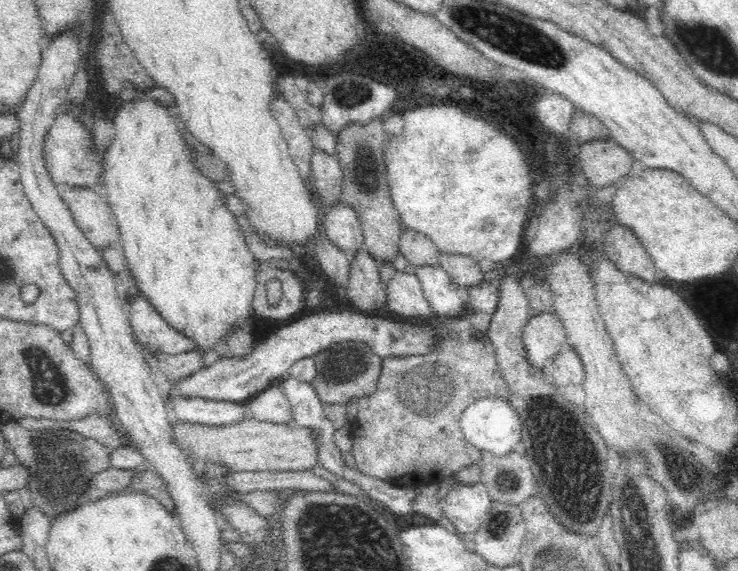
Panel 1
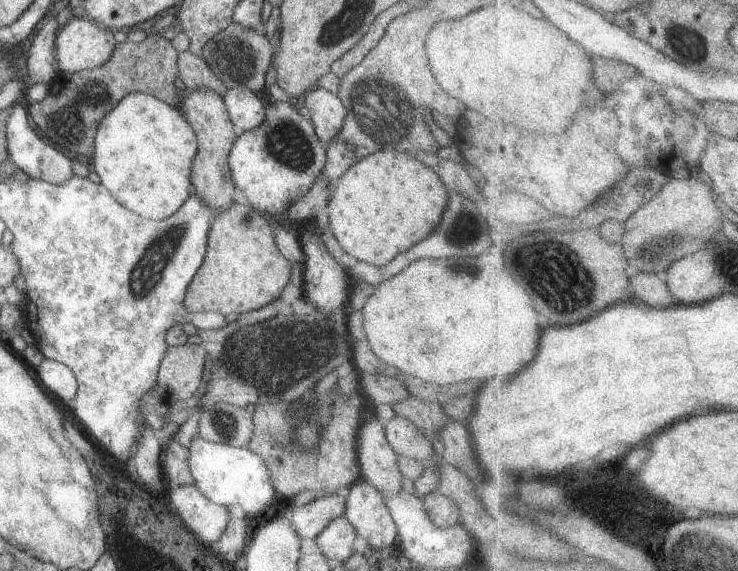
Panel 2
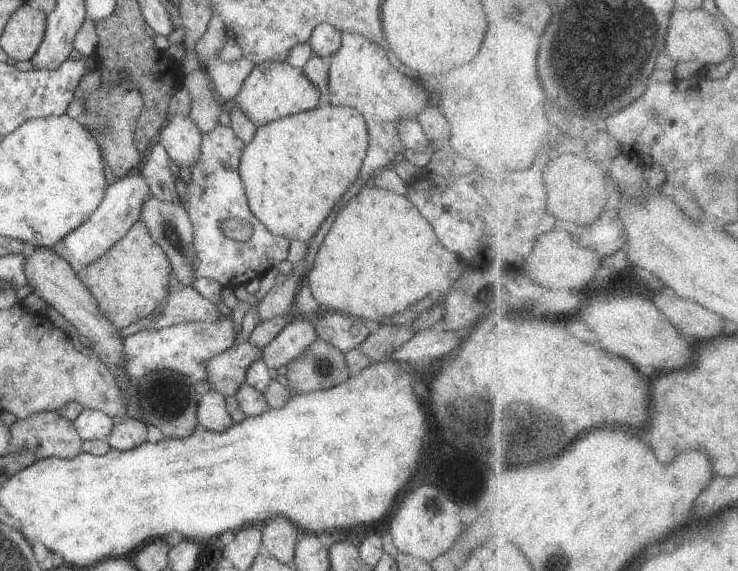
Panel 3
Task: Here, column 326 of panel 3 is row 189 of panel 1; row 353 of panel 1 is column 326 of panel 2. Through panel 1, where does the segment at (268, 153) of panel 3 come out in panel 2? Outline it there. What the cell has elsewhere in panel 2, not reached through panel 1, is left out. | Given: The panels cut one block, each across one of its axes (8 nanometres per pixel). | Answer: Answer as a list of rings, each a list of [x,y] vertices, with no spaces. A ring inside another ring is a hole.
[[[386,149],[366,156],[342,174],[338,184],[333,187],[325,213],[329,217],[328,224],[346,255],[382,267],[427,239],[438,228],[442,214],[448,208],[449,191],[433,166],[425,165],[412,153]]]

